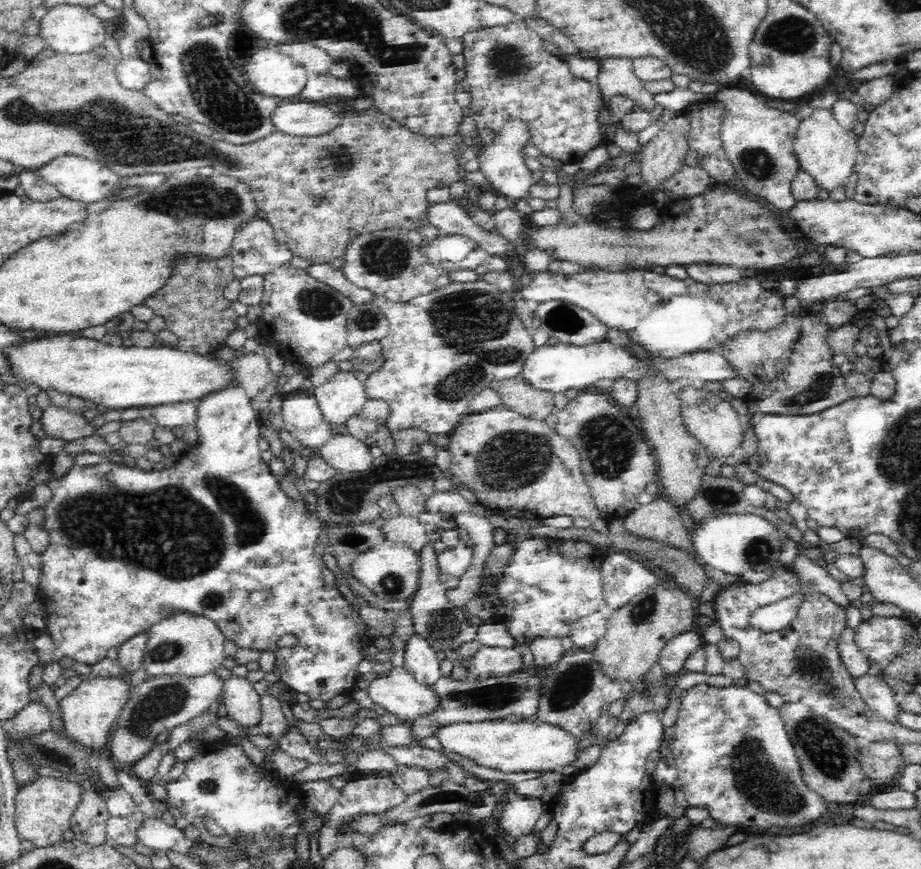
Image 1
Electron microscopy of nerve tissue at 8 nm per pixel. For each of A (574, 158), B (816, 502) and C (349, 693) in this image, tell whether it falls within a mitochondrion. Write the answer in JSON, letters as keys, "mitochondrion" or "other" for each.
{"A":"other","B":"other","C":"other"}

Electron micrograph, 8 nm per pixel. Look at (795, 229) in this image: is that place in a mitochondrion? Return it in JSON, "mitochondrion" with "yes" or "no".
{"mitochondrion":"no"}

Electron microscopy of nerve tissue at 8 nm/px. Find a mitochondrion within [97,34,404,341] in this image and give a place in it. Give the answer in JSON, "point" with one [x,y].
{"point":[216,94]}

